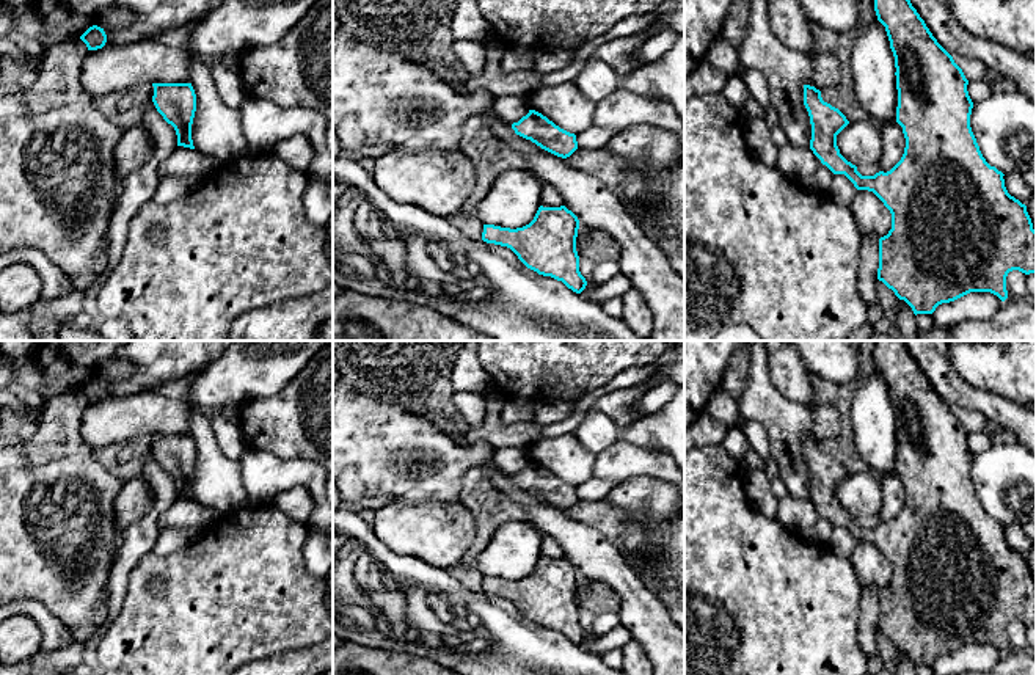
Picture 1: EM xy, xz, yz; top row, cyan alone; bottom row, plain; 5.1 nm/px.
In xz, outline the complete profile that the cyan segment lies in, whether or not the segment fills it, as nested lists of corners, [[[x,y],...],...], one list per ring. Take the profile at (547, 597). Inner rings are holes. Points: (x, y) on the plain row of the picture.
[[[540,557],[534,571],[523,579],[483,576],[482,592],[510,600],[527,620],[581,645],[587,633],[579,623],[578,581],[578,568],[565,557]]]

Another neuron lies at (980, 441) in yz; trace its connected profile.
[[[984,430],[978,433],[969,433],[967,443],[973,455],[981,454],[992,447],[992,441]]]

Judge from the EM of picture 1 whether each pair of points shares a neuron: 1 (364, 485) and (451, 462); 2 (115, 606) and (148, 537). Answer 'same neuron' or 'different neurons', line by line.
1: same neuron
2: same neuron

